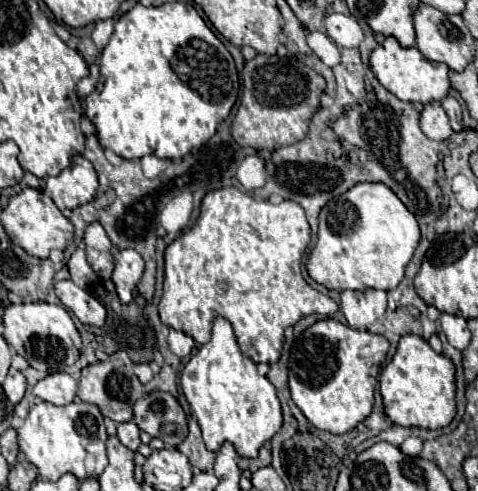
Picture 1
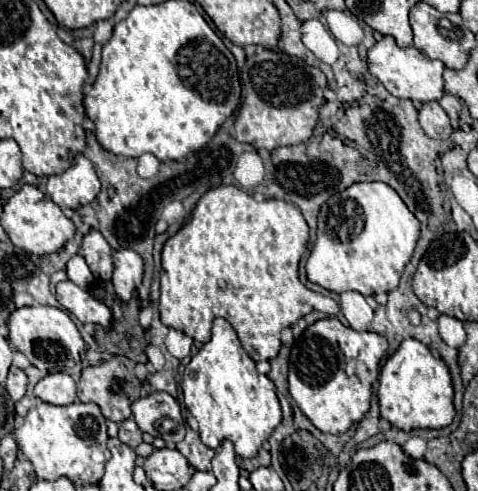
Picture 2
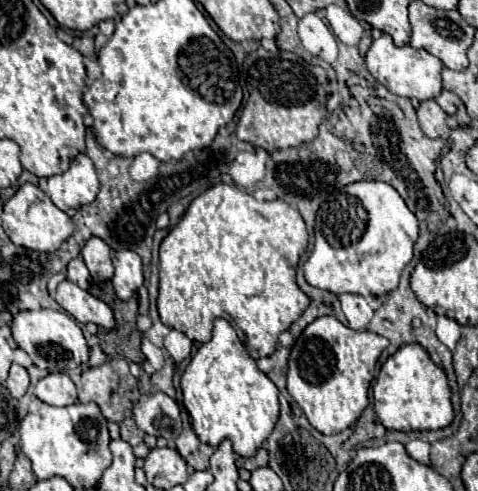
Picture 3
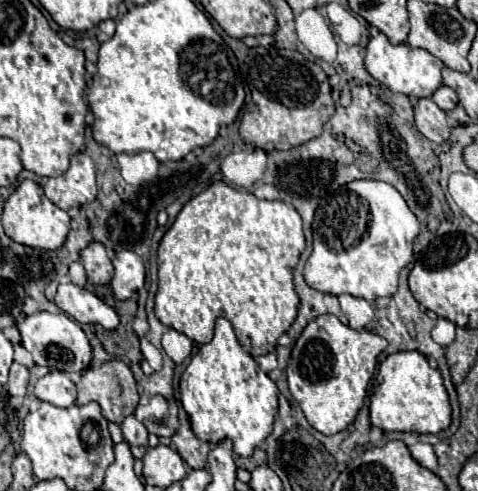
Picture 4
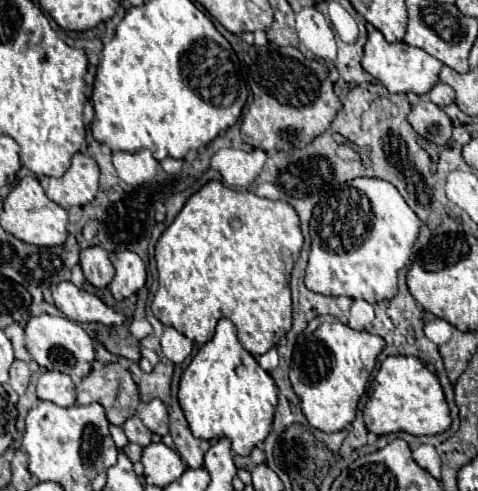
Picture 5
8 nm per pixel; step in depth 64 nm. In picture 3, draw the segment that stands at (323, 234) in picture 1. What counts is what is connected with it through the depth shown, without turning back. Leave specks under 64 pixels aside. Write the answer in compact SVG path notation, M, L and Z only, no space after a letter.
M354 182L340 192L334 192L318 210L316 216L316 242L310 258L304 264L306 282L328 290L332 294L360 294L368 296L384 296L398 288L400 272L413 258L413 248L418 238L418 220L408 210L400 194L384 182Z

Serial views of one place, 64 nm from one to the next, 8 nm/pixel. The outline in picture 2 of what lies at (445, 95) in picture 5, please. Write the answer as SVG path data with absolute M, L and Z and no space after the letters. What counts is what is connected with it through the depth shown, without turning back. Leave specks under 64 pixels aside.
M444 94L440 98L440 106L446 110L446 114L450 116L452 122L458 122L458 116L460 116L460 98L456 98L452 94Z

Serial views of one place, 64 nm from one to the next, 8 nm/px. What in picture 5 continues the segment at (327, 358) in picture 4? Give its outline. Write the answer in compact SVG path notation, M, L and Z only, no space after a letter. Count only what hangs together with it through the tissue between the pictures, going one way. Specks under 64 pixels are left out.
M316 316L298 336L290 382L300 398L300 408L312 428L322 432L344 430L356 418L356 408L366 392L366 382L384 348L384 340L366 330L352 330L334 316Z

